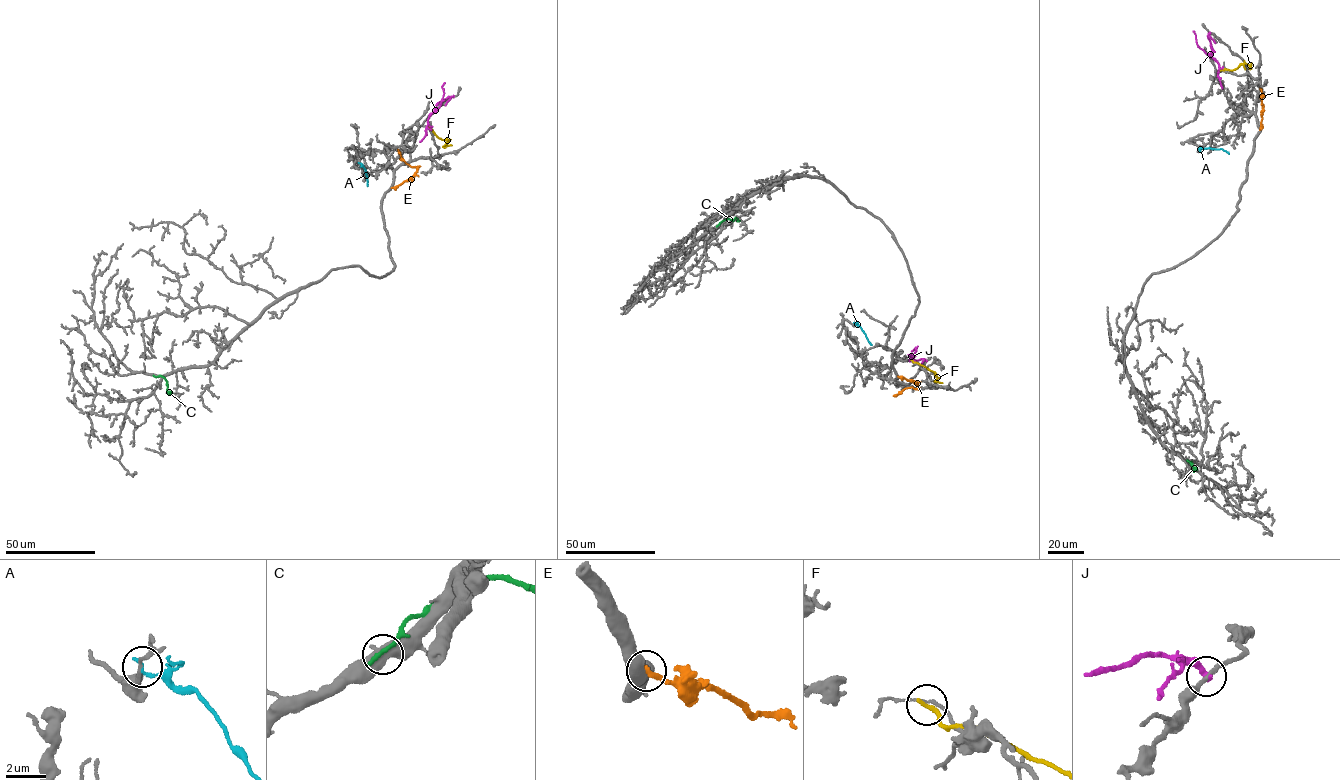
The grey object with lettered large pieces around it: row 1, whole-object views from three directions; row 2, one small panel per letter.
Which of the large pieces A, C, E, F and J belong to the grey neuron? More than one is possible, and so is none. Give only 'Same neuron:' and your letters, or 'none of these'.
Same neuron: none of these

